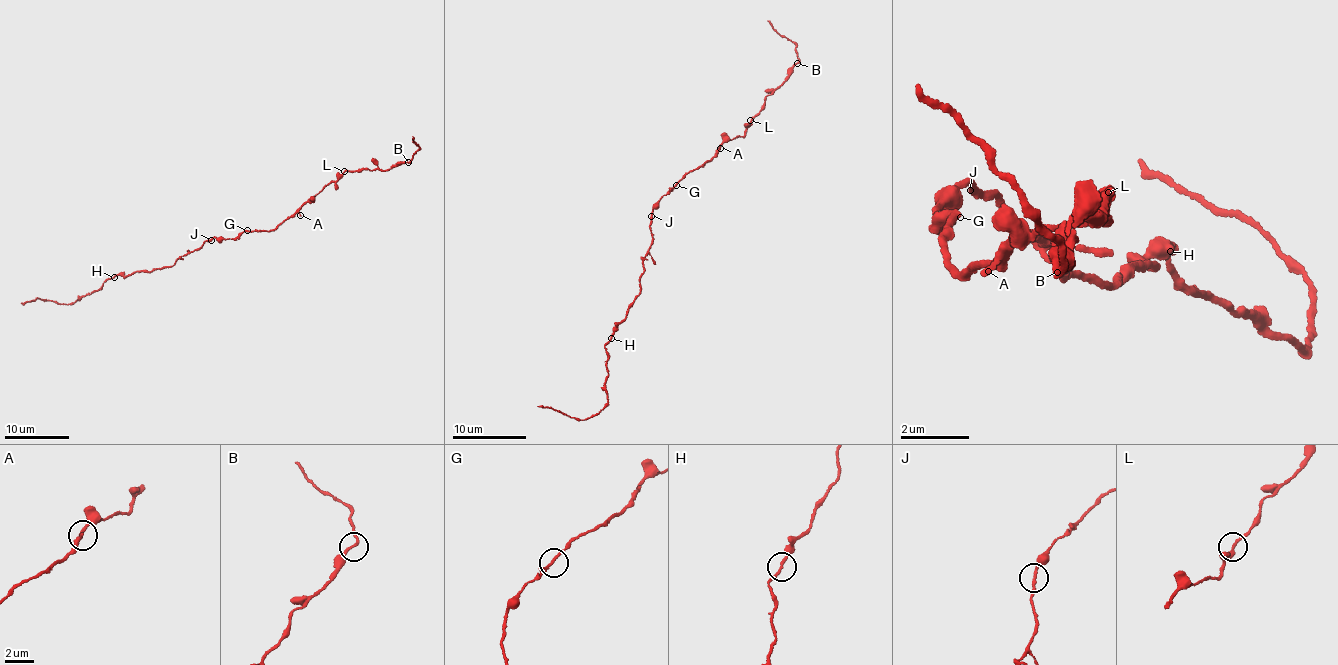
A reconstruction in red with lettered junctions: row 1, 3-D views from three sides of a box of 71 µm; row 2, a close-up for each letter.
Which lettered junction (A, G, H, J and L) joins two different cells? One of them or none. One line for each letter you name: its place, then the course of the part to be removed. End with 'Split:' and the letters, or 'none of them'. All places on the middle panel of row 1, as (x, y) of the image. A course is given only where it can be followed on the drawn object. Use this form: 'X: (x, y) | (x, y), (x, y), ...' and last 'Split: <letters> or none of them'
Split: none of them

